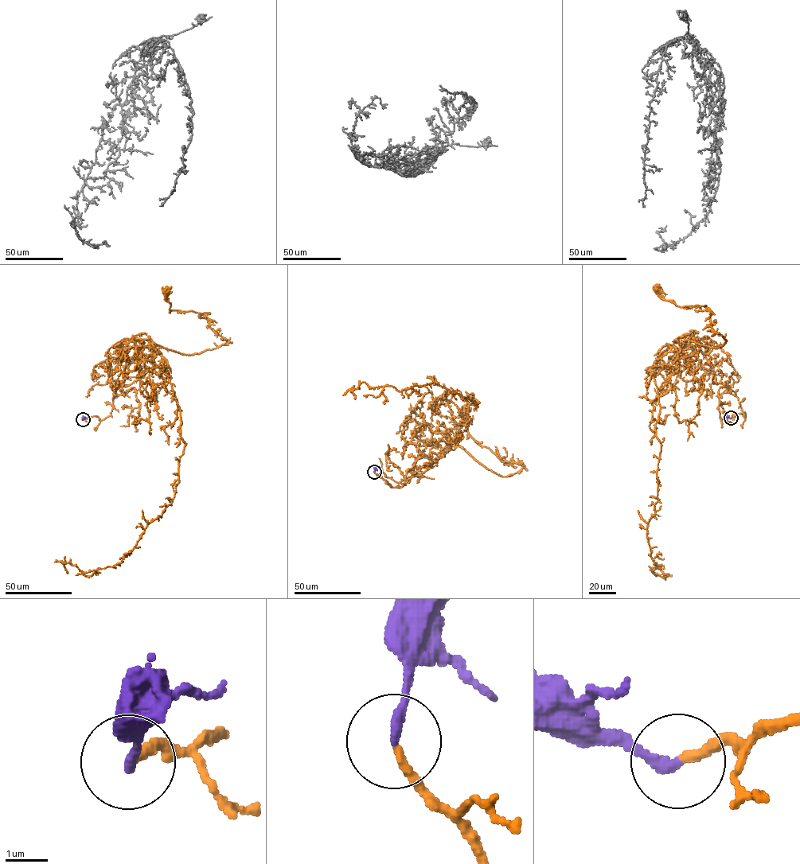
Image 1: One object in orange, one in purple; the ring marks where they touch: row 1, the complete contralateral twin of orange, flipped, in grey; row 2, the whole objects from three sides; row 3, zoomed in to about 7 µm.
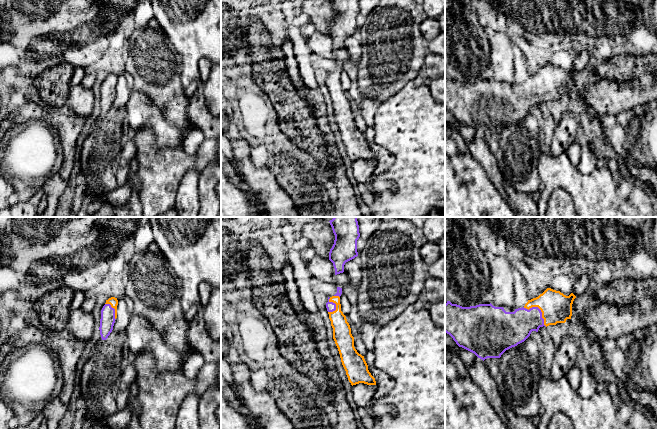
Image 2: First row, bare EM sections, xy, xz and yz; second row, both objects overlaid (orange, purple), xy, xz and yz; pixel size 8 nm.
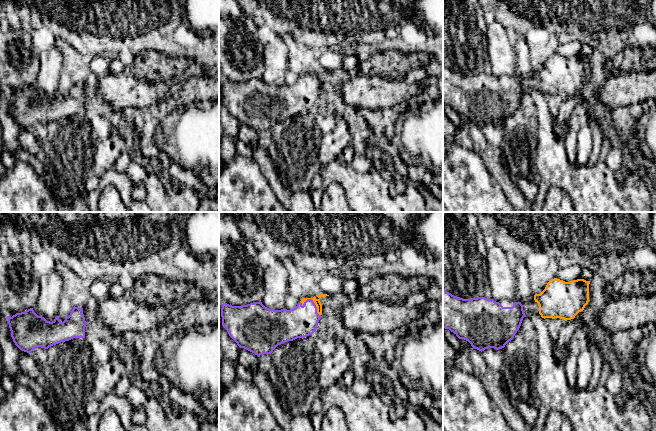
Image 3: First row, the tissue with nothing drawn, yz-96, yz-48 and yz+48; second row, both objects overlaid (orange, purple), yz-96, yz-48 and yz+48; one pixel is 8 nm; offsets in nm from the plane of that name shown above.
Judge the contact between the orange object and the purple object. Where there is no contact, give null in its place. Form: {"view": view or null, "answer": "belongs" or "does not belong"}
{"view": "yz", "answer": "belongs"}

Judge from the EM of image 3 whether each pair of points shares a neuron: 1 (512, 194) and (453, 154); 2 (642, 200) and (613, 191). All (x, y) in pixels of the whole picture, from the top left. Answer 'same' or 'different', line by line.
1: different
2: same

